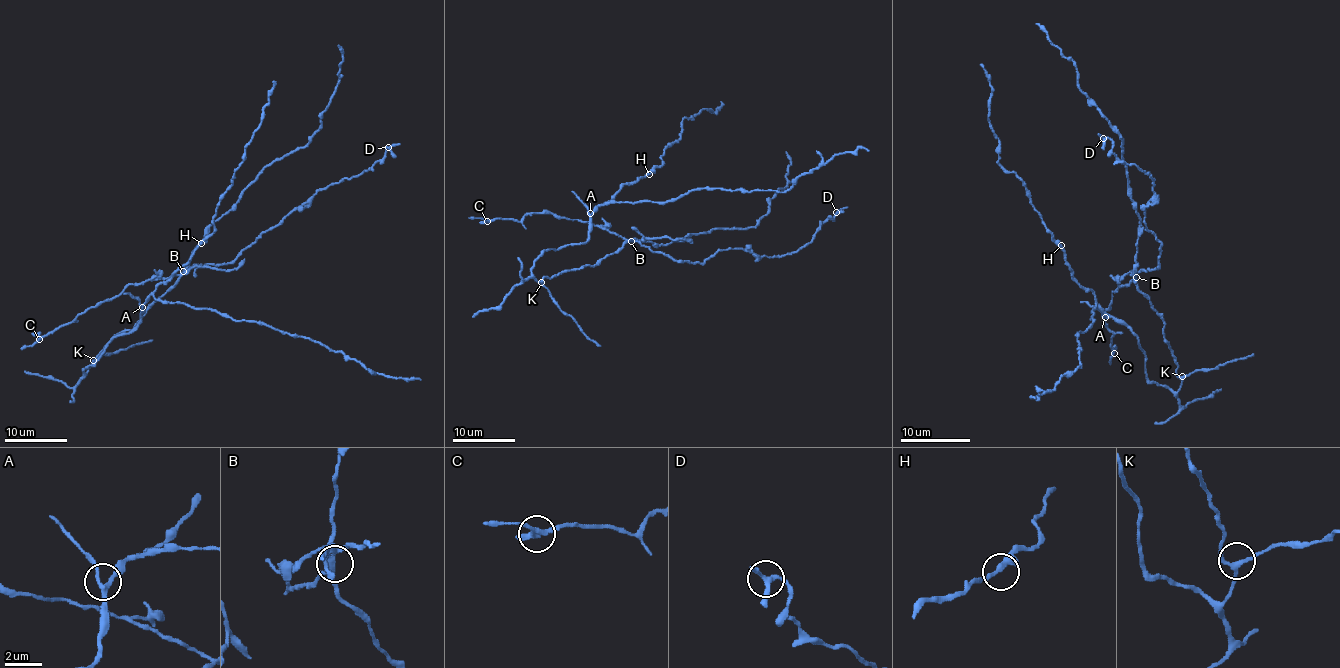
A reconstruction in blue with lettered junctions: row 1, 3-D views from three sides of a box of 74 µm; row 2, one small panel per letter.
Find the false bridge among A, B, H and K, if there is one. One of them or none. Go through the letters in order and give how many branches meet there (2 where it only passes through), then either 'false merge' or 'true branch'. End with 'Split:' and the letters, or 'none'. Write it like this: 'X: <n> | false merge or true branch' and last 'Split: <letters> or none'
A: 3 | true branch
B: 3 | false merge
H: 3 | true branch
K: 3 | true branch
Split: B

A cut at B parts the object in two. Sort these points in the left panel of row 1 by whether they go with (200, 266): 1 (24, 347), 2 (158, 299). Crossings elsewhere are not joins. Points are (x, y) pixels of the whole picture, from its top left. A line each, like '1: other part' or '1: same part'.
1: same part
2: other part

